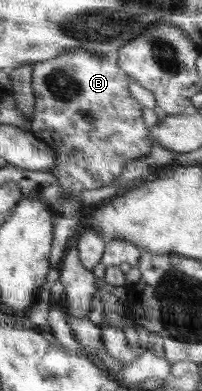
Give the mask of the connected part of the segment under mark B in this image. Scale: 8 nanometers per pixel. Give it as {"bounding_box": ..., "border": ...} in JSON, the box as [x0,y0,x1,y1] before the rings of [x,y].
{"bounding_box":[28,49,153,198],"border":[[[75,49],[47,62],[33,66],[32,89],[35,99],[28,130],[56,152],[56,162],[49,172],[62,188],[65,198],[85,189],[107,186],[134,160],[149,154],[153,148],[149,139],[149,124],[143,120],[143,106],[130,93],[131,78],[119,67],[117,53],[104,55]]]}

